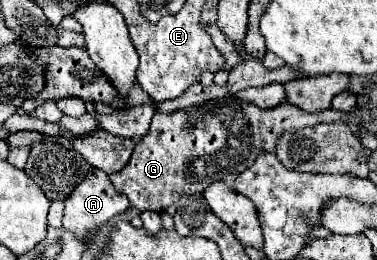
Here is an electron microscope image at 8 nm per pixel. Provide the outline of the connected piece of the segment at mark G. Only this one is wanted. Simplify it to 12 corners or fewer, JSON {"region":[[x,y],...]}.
{"region":[[236,96],[154,114],[110,174],[136,210],[164,212],[234,180],[282,132],[344,122]]}

